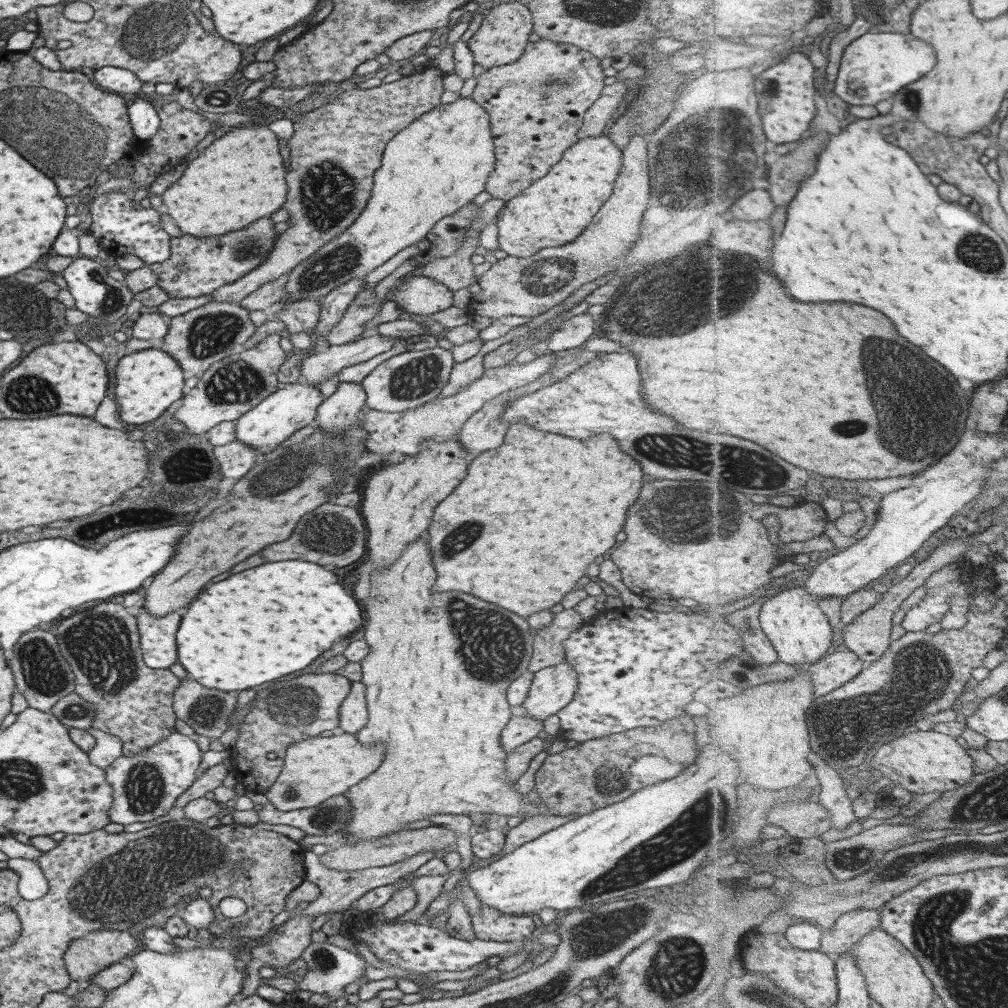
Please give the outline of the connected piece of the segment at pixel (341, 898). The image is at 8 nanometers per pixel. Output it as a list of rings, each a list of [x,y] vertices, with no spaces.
[[[304,851],[303,864],[305,866],[305,879],[316,884],[320,889],[321,895],[308,904],[306,909],[302,911],[302,915],[306,916],[306,914],[308,914],[309,916],[317,917],[328,912],[345,911],[349,908],[349,904],[351,904],[353,900],[357,900],[368,890],[373,890],[373,888],[377,888],[377,886],[385,886],[385,884],[393,884],[399,880],[399,878],[407,876],[409,872],[417,870],[419,866],[425,864],[425,862],[434,856],[435,852],[433,851],[421,851],[415,853],[413,856],[409,856],[409,858],[405,858],[405,860],[388,865],[343,871],[322,866],[316,854],[312,851]]]

